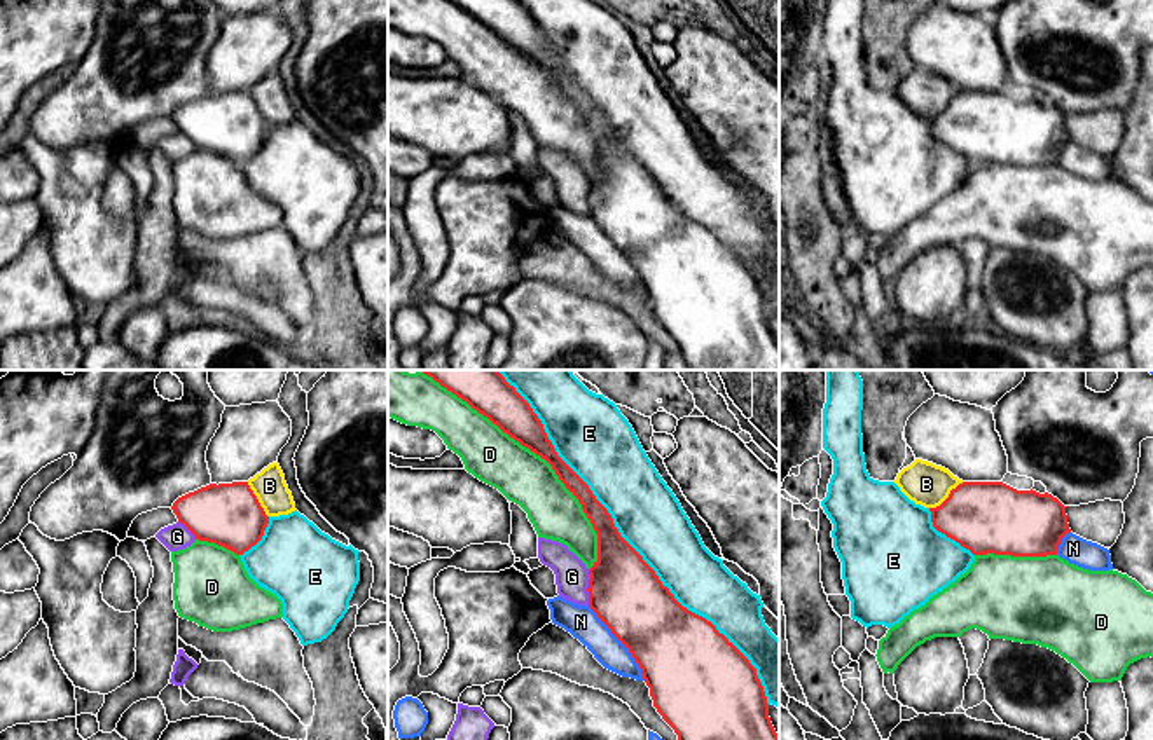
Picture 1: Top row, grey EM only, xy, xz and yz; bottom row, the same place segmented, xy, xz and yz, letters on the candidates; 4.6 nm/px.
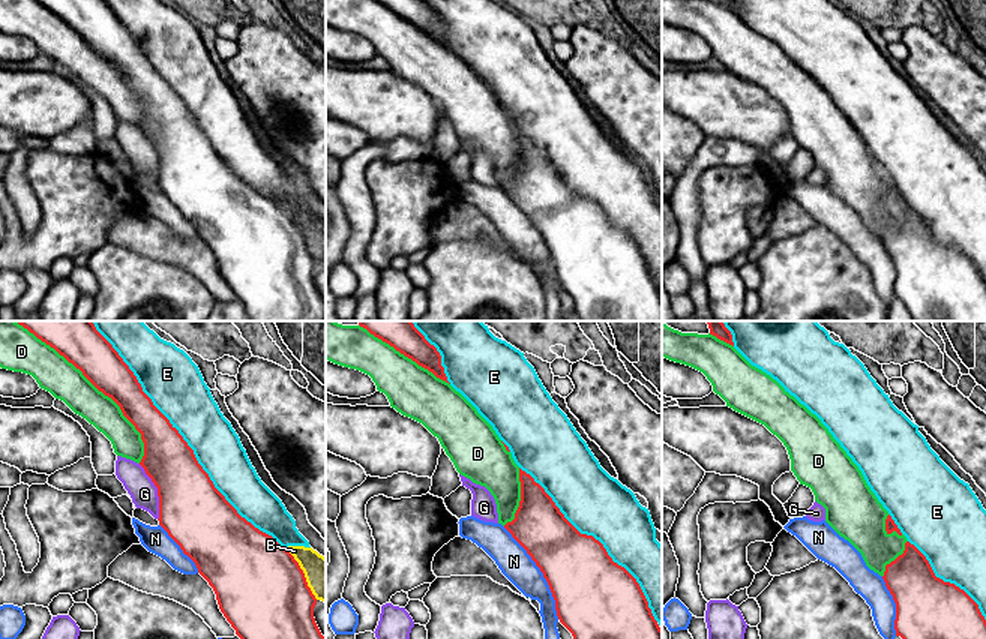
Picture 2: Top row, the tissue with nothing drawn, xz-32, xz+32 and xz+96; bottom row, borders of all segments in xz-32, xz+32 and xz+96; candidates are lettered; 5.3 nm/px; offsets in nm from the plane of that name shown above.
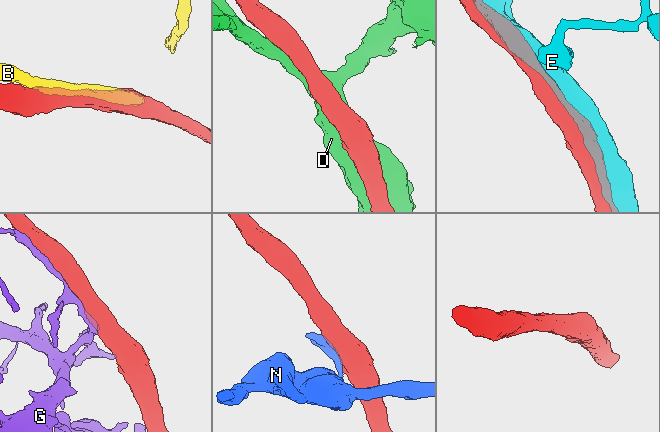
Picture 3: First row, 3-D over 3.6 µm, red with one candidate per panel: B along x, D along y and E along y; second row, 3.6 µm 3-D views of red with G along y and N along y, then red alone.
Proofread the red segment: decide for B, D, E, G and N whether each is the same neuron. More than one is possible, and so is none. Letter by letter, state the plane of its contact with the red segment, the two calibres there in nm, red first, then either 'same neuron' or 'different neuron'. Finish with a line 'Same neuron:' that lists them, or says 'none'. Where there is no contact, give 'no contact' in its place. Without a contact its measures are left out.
B: contact in yz; calibres 340 and 200 nm; different neuron
D: contact in xz; calibres 180 and 240 nm; different neuron
E: contact in xz; calibres 340 and 300 nm; different neuron
G: contact in xz; calibres 340 and 160 nm; different neuron
N: contact in xz; calibres 360 and 150 nm; different neuron
Same neuron: none

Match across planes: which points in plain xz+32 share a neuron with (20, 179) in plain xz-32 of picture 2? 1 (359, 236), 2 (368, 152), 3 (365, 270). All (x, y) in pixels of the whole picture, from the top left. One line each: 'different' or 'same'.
1: same
2: same
3: same

